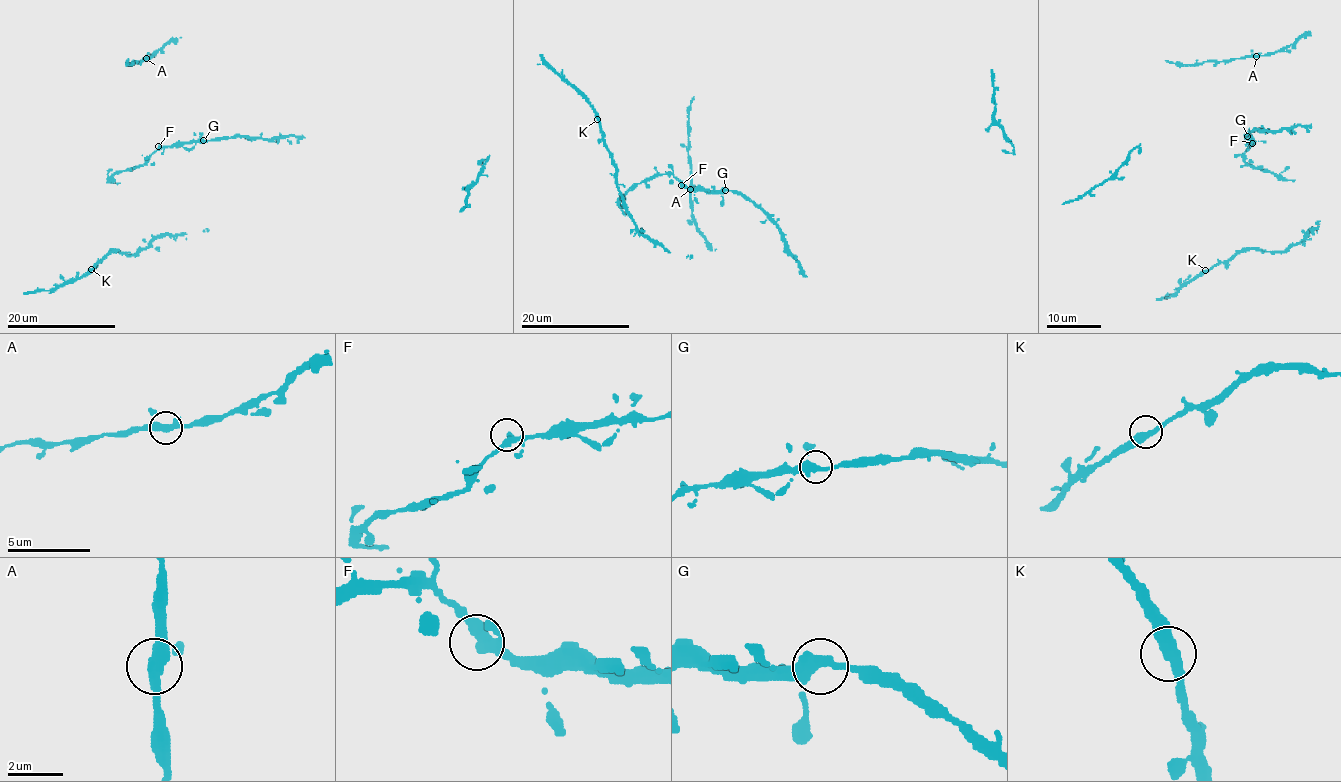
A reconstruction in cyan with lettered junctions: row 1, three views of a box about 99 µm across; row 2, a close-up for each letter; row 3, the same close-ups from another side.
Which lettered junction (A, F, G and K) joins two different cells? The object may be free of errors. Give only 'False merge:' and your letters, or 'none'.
False merge: none

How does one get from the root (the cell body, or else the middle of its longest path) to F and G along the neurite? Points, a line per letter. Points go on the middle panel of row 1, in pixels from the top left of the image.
F: (738, 194), (731, 190), (701, 191), (681, 185)
G: (738, 194), (725, 190)

